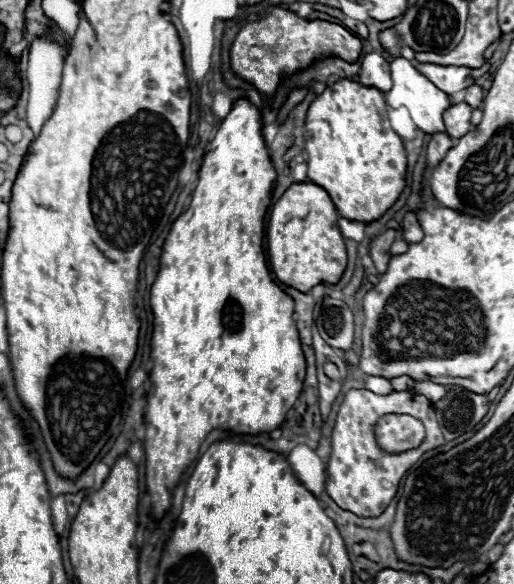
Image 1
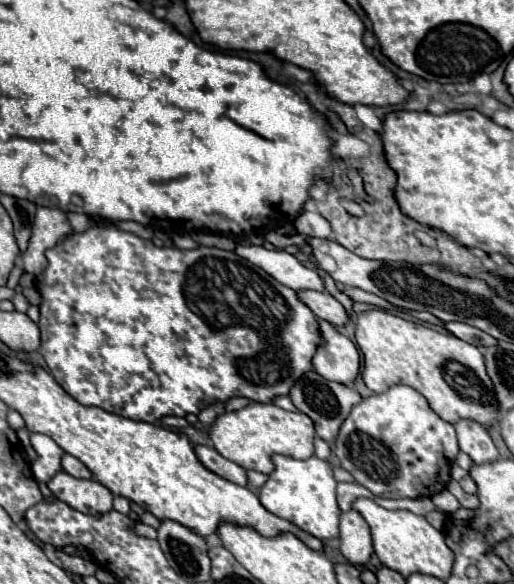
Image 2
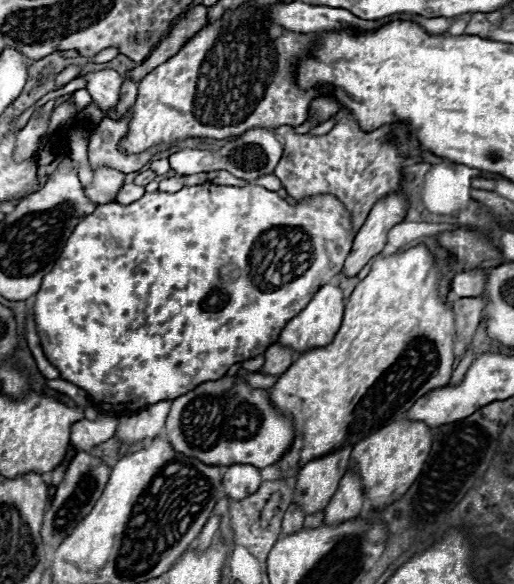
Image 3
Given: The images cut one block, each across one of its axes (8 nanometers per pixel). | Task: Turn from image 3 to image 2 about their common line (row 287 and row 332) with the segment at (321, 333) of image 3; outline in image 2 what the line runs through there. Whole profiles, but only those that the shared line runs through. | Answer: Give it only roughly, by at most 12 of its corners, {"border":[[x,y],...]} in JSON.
{"border":[[320,320],[324,346],[312,364],[326,380],[352,386],[358,348]]}

